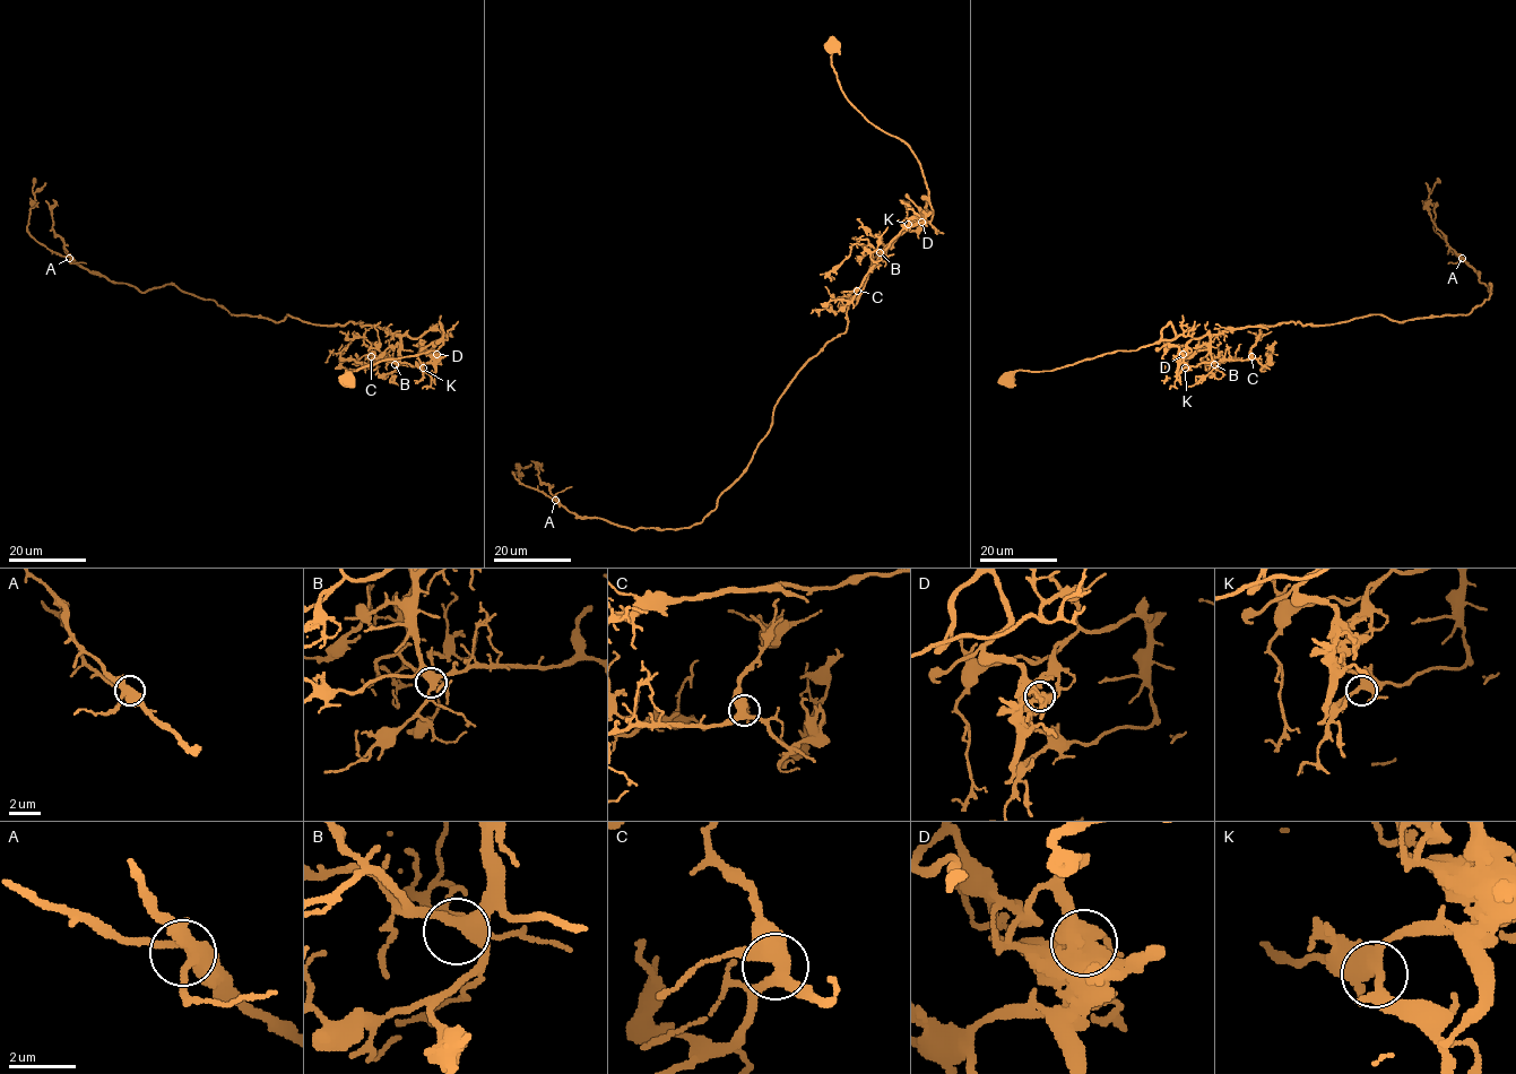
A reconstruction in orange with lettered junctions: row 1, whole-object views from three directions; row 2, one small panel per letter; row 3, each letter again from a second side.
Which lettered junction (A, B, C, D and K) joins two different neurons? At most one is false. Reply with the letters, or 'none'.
D

